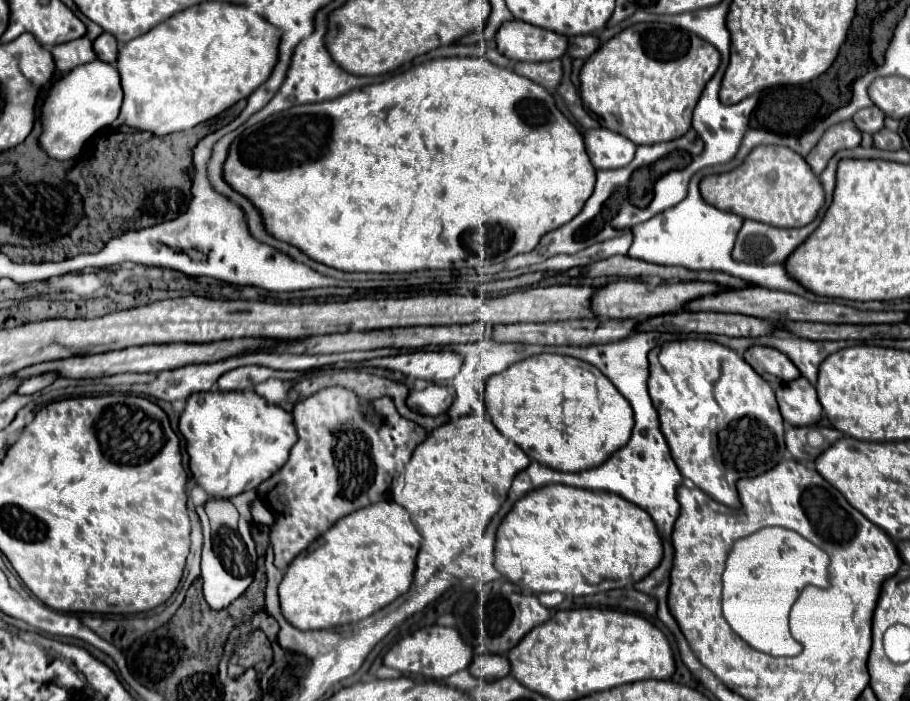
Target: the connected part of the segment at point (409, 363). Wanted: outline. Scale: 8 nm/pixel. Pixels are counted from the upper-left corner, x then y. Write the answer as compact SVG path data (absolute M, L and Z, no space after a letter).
M415 351L401 353L395 357L381 357L365 361L367 367L383 367L391 371L401 371L407 377L425 379L431 383L447 383L457 375L461 367L461 355L451 351Z

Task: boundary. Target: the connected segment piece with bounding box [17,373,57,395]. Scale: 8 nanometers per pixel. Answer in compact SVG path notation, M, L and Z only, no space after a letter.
M45 373L45 375L39 375L39 377L31 377L31 379L27 379L27 381L21 383L21 387L17 389L17 393L19 395L33 395L33 393L45 389L47 385L51 385L55 379L57 379L57 375L53 375L53 373Z

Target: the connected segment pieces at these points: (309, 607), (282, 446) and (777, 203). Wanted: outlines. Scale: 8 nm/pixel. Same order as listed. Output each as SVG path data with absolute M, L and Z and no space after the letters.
M391 501L375 503L339 519L325 535L313 541L305 551L301 551L287 567L283 581L279 585L279 603L283 617L301 631L333 629L339 625L361 621L375 611L383 609L397 597L405 595L414 580L416 557L421 545L421 535L411 523L409 513Z
M207 391L193 393L187 399L187 405L179 417L179 431L187 441L189 453L189 471L195 483L205 489L211 497L233 497L245 491L255 489L259 483L275 475L285 461L289 459L291 447L297 443L297 433L293 427L291 413L283 411L279 405L273 405L259 397L255 391Z
M783 145L755 147L737 169L703 177L699 191L705 203L721 211L777 227L803 227L811 223L825 201L819 177L809 171L809 165L801 155Z

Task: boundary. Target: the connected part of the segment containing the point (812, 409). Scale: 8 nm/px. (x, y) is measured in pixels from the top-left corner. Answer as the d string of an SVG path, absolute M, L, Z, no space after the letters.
M805 377L781 385L775 391L775 395L785 423L795 427L805 427L819 421L823 407L817 399L815 387Z

